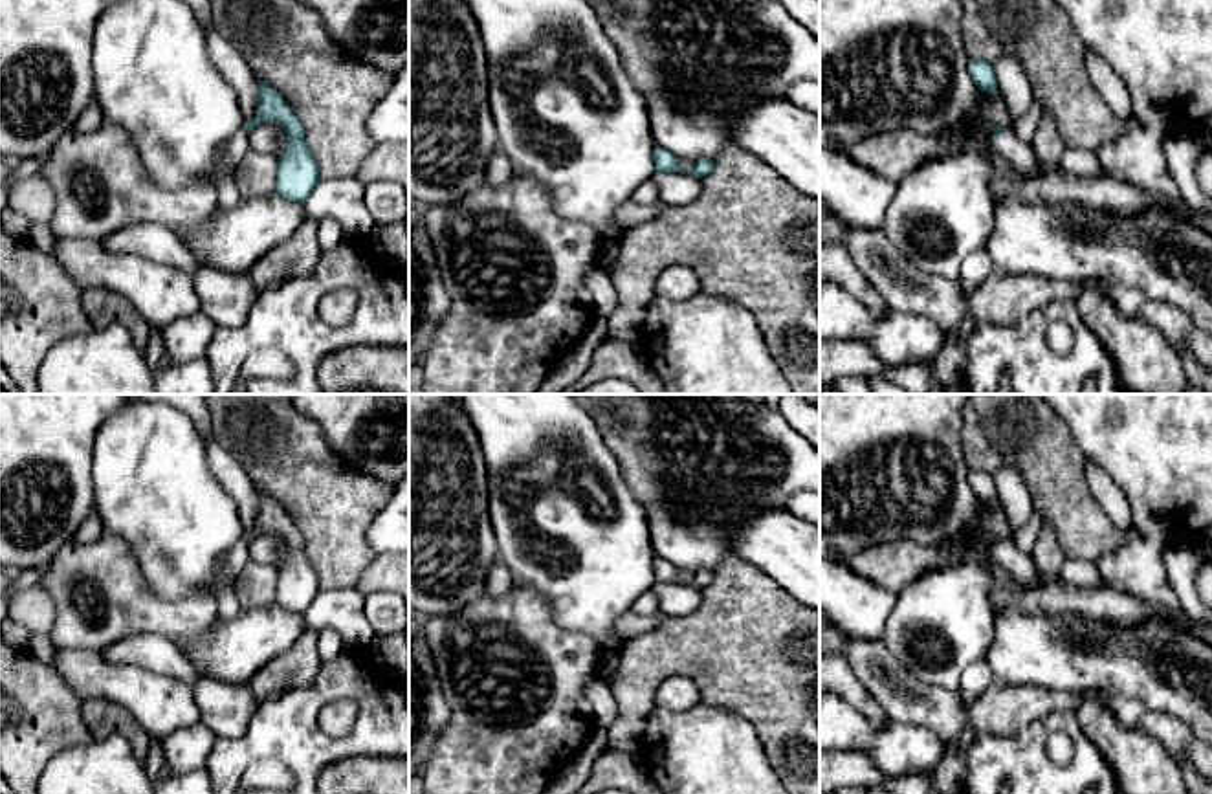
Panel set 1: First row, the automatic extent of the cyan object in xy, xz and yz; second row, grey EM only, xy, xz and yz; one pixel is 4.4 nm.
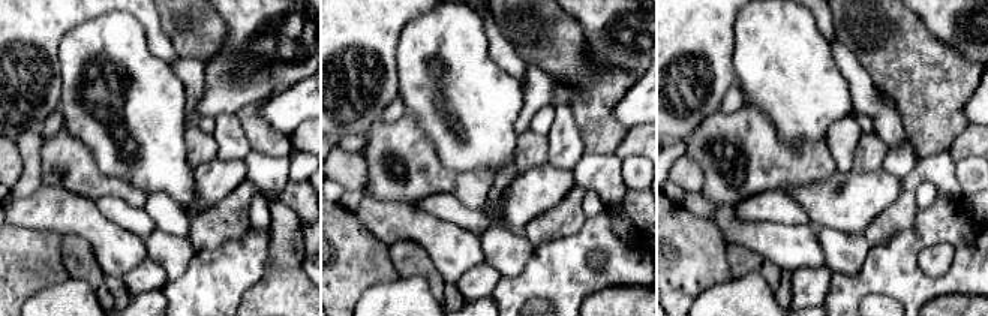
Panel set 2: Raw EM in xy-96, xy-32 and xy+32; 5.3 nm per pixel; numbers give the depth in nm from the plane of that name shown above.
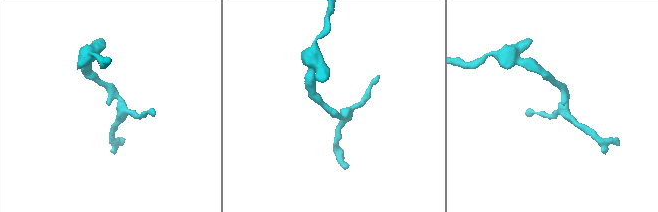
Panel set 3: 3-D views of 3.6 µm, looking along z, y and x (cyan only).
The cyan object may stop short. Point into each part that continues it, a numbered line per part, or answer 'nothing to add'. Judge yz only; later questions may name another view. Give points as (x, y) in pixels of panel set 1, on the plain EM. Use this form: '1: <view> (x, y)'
1: yz (1020, 565)

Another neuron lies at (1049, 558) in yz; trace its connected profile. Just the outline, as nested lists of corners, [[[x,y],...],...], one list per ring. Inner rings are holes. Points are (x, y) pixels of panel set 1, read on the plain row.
[[[1043,524],[1030,556],[1041,572],[1060,574],[1060,568],[1063,567],[1067,557],[1060,548],[1056,530],[1052,524]]]

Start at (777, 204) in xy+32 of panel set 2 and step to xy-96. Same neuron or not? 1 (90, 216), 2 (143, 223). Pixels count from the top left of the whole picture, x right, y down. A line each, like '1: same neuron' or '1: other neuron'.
1: other neuron
2: same neuron

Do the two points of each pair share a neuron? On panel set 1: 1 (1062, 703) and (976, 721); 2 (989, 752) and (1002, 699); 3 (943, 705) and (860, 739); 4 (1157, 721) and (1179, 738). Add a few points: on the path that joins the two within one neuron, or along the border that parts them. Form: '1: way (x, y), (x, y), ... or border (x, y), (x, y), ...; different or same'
1: way (1040, 703), (998, 710); same
2: border (1035, 719), (1007, 736), (978, 736), (965, 765); different
3: border (892, 719), (925, 725), (941, 739); different
4: way (1163, 727), (1174, 734); same

